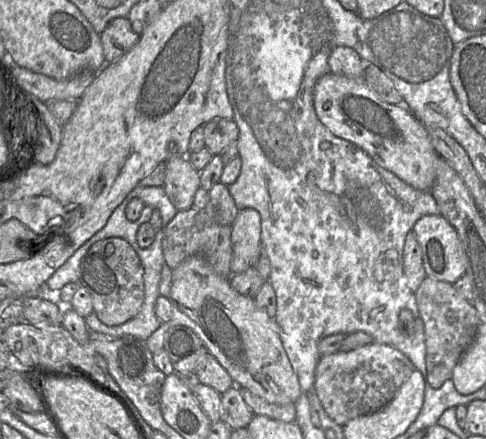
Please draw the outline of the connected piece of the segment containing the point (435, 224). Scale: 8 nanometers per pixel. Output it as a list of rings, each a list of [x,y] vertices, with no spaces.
[[[440,214],[421,217],[413,230],[422,249],[427,276],[454,284],[466,273],[466,254],[455,228]]]

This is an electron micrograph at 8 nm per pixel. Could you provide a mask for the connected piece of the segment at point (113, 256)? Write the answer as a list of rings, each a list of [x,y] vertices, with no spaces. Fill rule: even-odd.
[[[110,237],[94,243],[81,262],[80,286],[85,286],[93,300],[99,320],[108,325],[121,325],[134,318],[144,302],[144,271],[132,246],[123,238]]]

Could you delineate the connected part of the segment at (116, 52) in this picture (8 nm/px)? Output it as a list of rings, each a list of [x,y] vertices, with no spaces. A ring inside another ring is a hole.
[[[127,17],[111,20],[100,34],[101,45],[106,63],[110,64],[121,58],[139,40]]]

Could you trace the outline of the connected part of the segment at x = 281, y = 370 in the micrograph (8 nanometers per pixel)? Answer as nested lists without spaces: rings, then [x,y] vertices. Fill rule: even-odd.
[[[189,256],[172,270],[170,300],[171,320],[163,322],[145,340],[153,354],[163,349],[165,334],[171,325],[185,325],[197,333],[235,385],[270,403],[296,403],[301,387],[284,349],[278,324],[256,304],[254,298],[234,290],[230,278],[218,274],[203,257]]]

